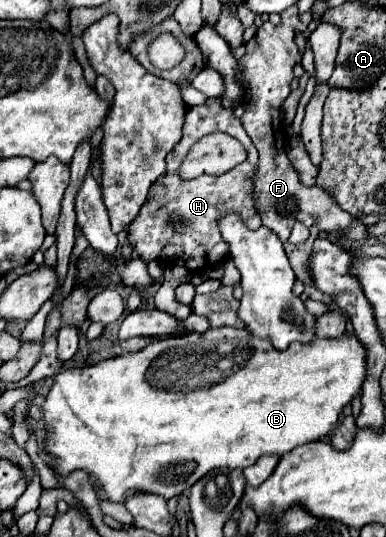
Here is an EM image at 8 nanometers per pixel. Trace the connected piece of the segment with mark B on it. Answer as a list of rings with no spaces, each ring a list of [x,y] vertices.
[[[209,328],[207,332],[199,334],[185,334],[179,338],[167,336],[153,344],[147,344],[139,352],[127,352],[117,358],[101,360],[93,366],[85,368],[67,368],[59,372],[53,378],[53,386],[43,402],[43,422],[45,422],[45,440],[43,440],[43,452],[53,456],[53,462],[49,464],[59,476],[69,476],[73,470],[83,470],[89,476],[97,480],[101,486],[101,500],[111,502],[125,502],[125,496],[129,490],[133,492],[151,492],[159,494],[163,498],[175,498],[181,494],[187,494],[189,488],[203,478],[213,468],[247,468],[257,462],[259,456],[265,454],[285,454],[297,446],[303,446],[307,442],[315,442],[323,436],[327,436],[339,420],[339,414],[347,402],[351,402],[357,394],[361,394],[361,384],[365,380],[365,348],[361,348],[361,342],[355,334],[341,336],[341,340],[321,340],[313,342],[309,348],[305,344],[291,344],[285,352],[277,352],[275,348],[269,348],[267,340],[257,340],[257,336],[249,336],[243,328]]]

